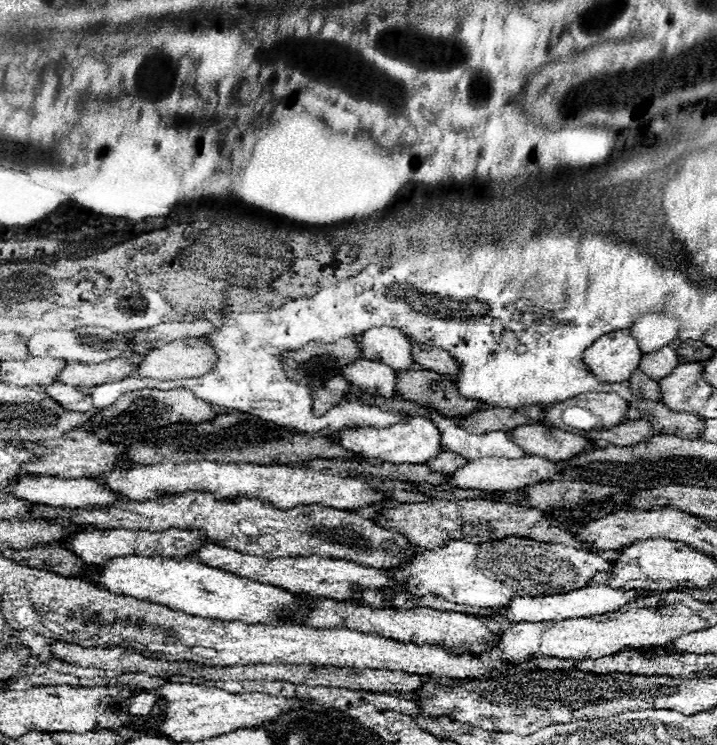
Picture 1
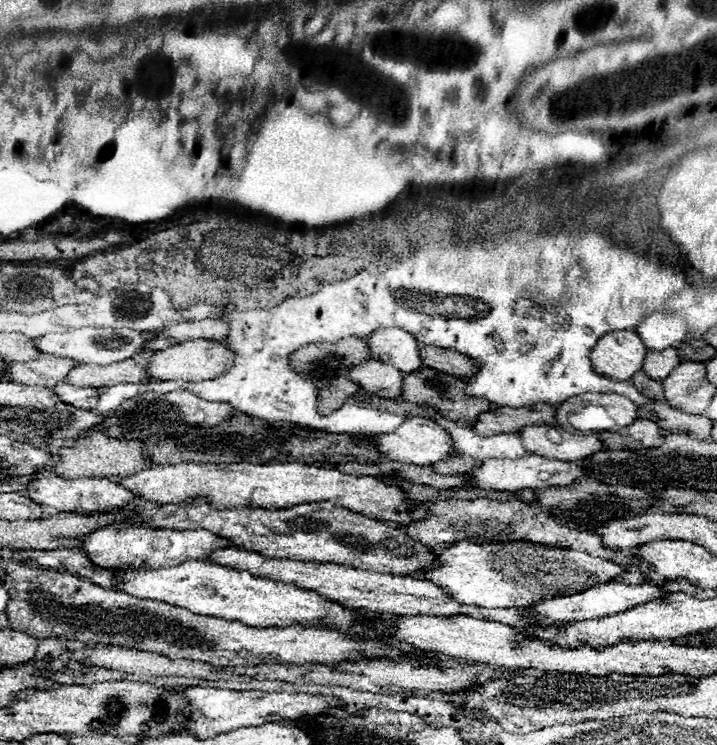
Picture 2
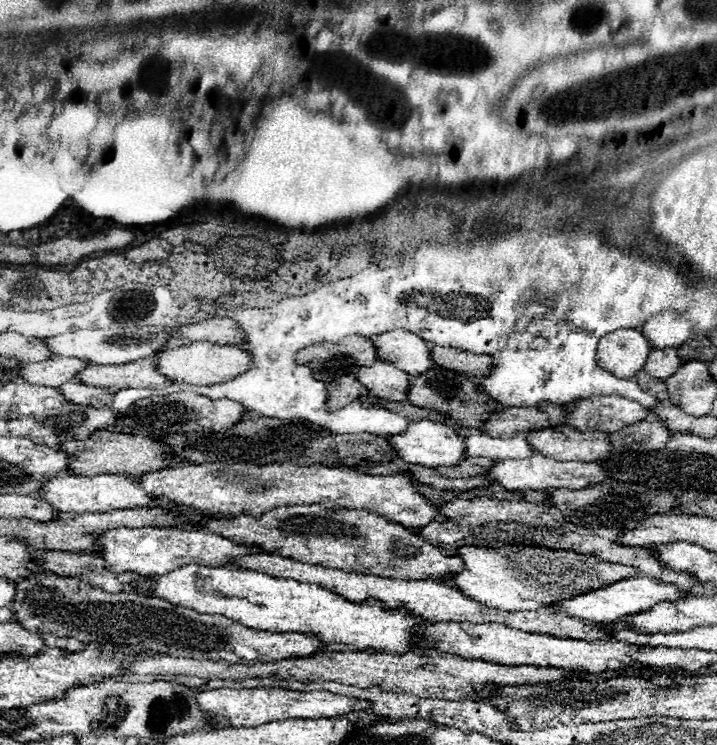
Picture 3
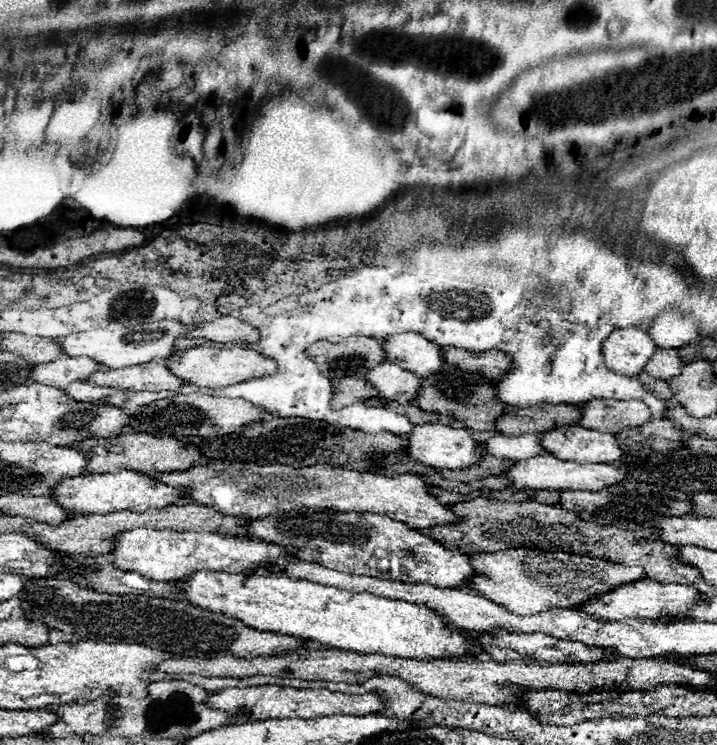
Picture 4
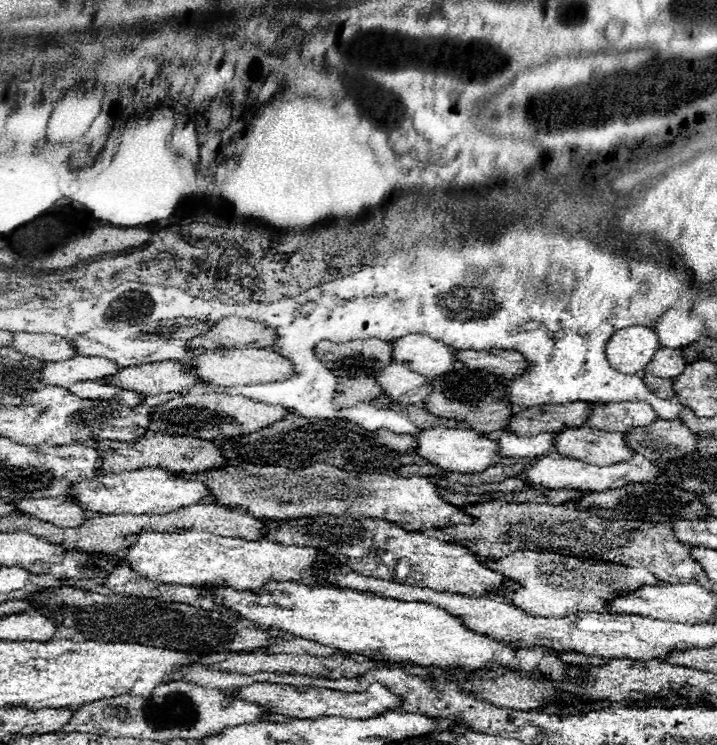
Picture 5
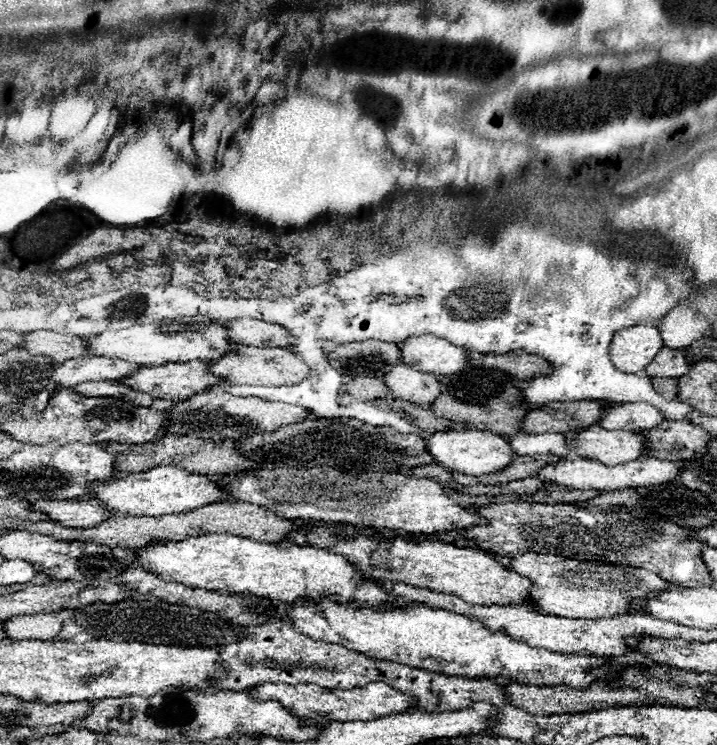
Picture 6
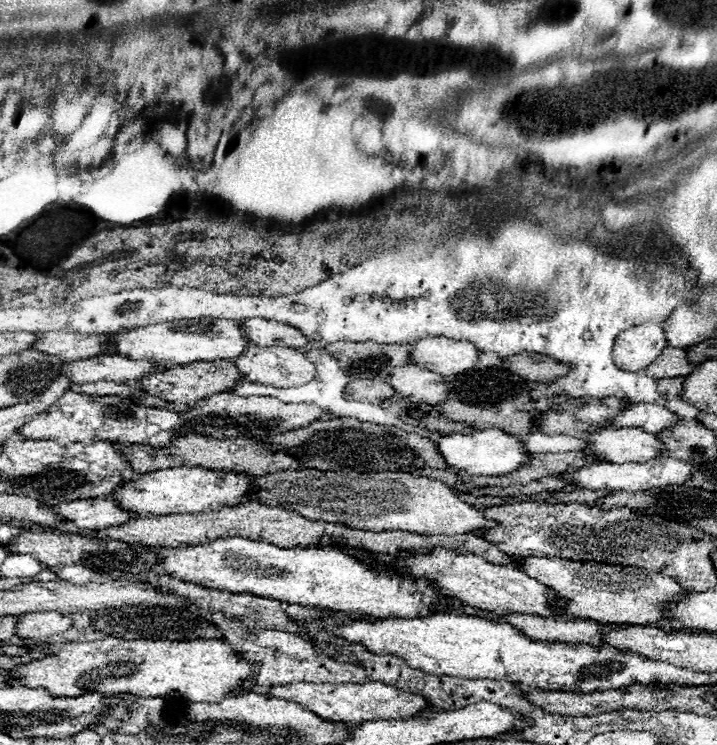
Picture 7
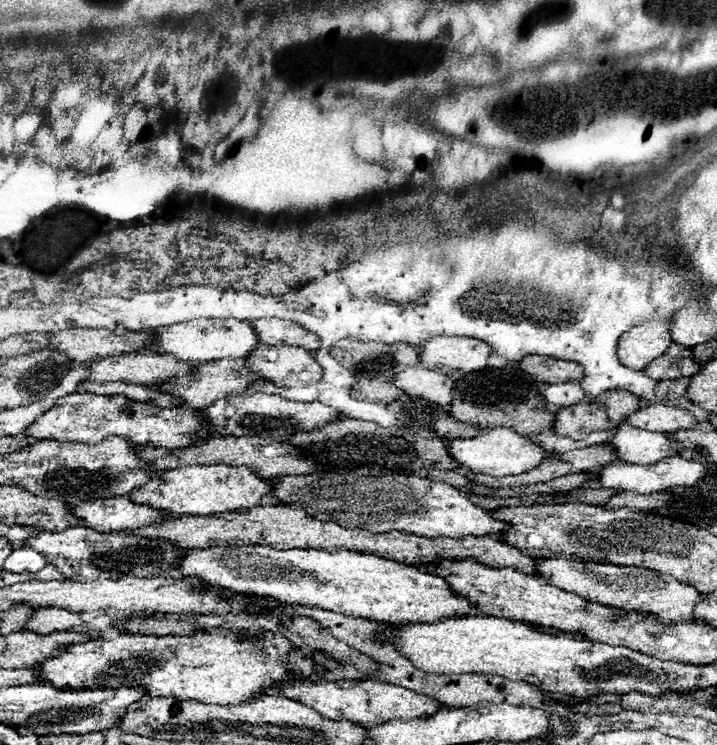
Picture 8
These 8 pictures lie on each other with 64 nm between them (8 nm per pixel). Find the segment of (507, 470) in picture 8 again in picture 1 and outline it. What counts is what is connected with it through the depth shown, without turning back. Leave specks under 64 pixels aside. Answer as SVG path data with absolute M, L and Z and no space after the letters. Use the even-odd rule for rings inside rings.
M406 418L388 428L344 428L336 434L340 446L362 456L362 458L380 458L392 464L426 464L432 456L440 452L440 434L438 428L428 418Z

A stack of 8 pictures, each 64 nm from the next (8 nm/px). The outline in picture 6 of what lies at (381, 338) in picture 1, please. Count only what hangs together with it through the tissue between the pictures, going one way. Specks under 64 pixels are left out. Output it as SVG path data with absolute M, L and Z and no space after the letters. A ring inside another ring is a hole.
M430 334L406 338L398 346L400 346L402 362L406 362L408 366L414 366L414 370L426 370L430 374L442 376L442 374L454 374L454 370L462 370L468 366L468 354L464 348L458 348L458 346L454 346L442 338L434 338Z

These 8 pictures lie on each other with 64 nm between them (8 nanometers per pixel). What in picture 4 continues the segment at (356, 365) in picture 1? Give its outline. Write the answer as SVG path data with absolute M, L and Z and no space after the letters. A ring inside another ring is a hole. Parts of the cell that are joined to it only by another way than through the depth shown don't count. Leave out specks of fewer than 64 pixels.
M382 362L366 372L366 382L374 386L382 398L406 404L414 400L414 394L418 394L420 378L396 364Z

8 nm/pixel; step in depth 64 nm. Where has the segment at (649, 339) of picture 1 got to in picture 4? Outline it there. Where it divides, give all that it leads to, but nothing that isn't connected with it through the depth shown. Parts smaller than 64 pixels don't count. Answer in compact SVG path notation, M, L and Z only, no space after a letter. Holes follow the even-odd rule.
M666 310L656 316L648 328L648 334L654 338L658 348L680 348L698 336L694 322L674 310Z

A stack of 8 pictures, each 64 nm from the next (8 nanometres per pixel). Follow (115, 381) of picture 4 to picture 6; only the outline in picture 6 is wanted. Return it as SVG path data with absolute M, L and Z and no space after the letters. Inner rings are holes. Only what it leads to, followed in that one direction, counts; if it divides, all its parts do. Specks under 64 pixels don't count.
M192 360L186 364L168 362L162 366L142 366L136 372L120 378L118 382L122 382L132 390L146 392L154 398L178 400L178 398L190 398L190 394L198 394L198 390L212 388L220 380L208 372L206 362Z

